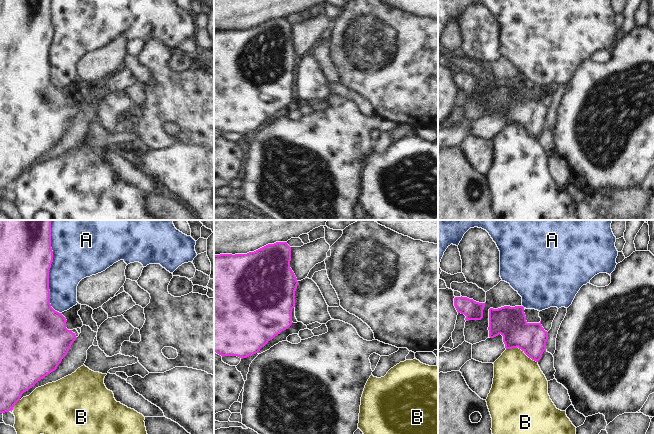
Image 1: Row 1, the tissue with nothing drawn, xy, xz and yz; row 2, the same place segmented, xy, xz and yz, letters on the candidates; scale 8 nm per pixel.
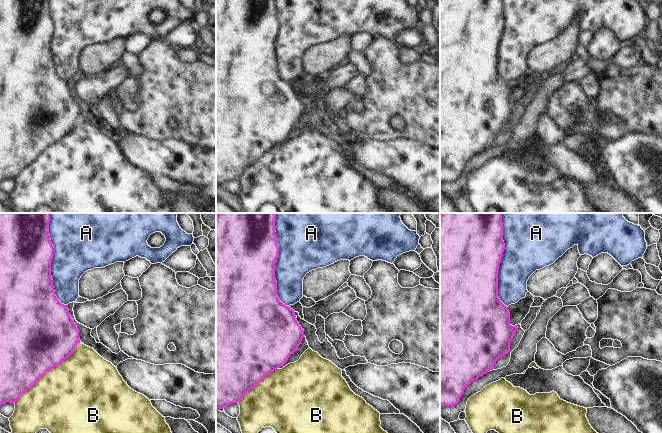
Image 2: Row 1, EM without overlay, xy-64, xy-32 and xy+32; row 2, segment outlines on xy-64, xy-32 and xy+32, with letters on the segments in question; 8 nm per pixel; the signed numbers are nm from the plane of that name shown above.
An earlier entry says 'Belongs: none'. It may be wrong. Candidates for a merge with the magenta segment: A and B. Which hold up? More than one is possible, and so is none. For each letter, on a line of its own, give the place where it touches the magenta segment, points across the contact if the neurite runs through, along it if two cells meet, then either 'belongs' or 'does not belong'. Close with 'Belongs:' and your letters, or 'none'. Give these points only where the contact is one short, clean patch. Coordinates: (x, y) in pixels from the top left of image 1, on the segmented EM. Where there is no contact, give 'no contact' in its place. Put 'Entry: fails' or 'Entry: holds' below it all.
A: contact xy (50, 267); does not belong
B: contact yz (522, 350); does not belong
Belongs: none
Entry: holds

